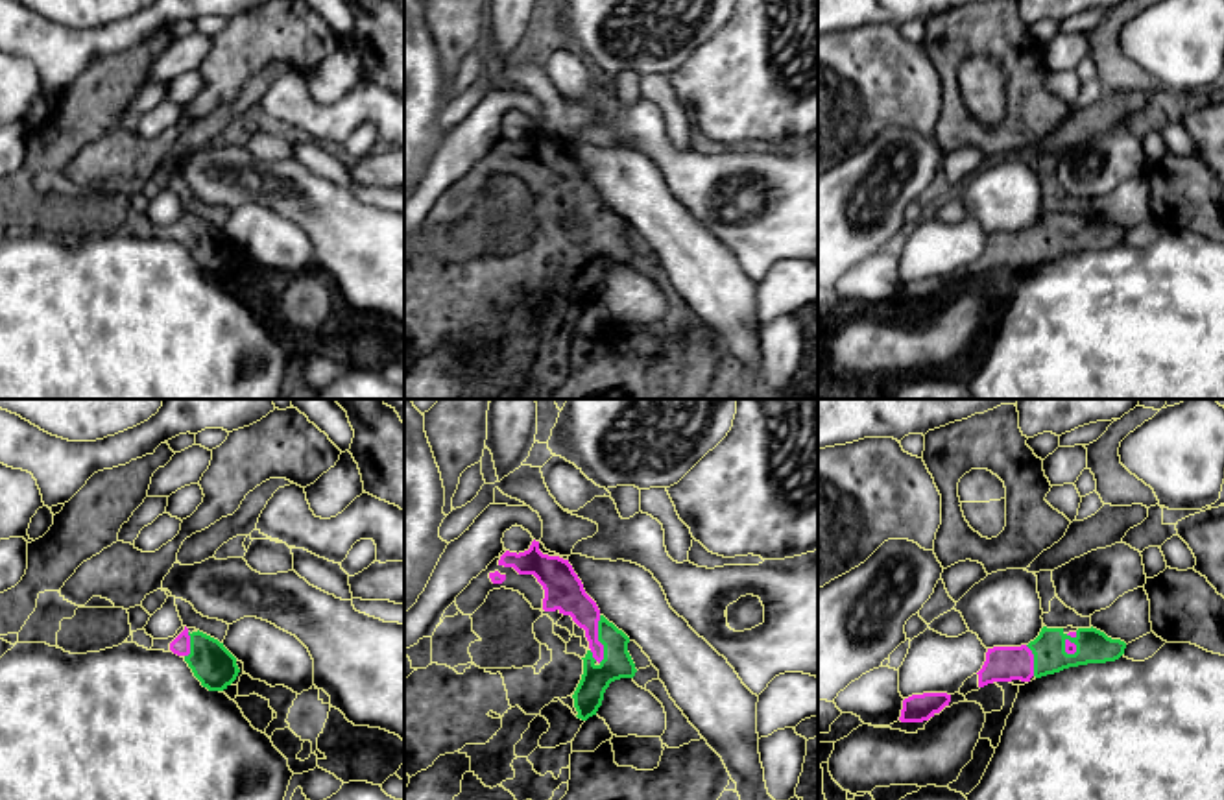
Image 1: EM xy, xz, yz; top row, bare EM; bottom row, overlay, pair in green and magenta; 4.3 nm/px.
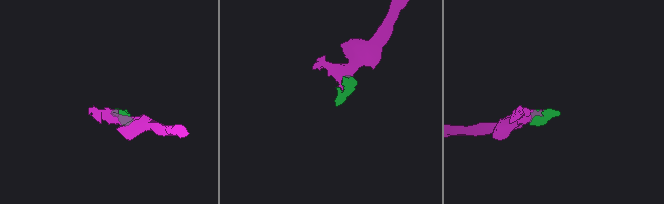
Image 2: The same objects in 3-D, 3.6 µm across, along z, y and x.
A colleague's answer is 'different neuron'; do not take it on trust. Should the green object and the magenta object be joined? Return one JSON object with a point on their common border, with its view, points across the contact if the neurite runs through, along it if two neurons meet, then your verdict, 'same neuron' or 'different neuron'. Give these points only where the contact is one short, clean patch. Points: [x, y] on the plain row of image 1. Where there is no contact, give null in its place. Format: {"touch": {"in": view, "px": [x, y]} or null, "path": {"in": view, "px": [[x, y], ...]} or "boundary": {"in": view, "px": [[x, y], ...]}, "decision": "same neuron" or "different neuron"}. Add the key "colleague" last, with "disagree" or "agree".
{"touch": {"in": "xz", "px": [599, 226]}, "path": {"in": "xz", "px": [[617, 250], [599, 226], [599, 215], [565, 180]]}, "decision": "same neuron", "colleague": "disagree"}

